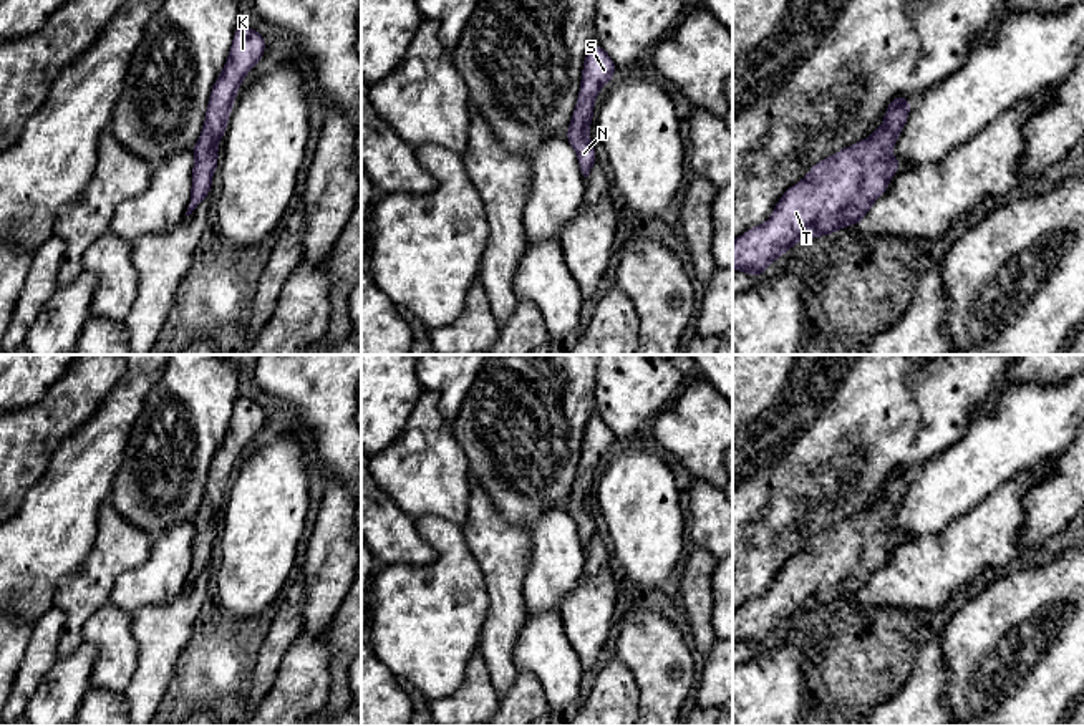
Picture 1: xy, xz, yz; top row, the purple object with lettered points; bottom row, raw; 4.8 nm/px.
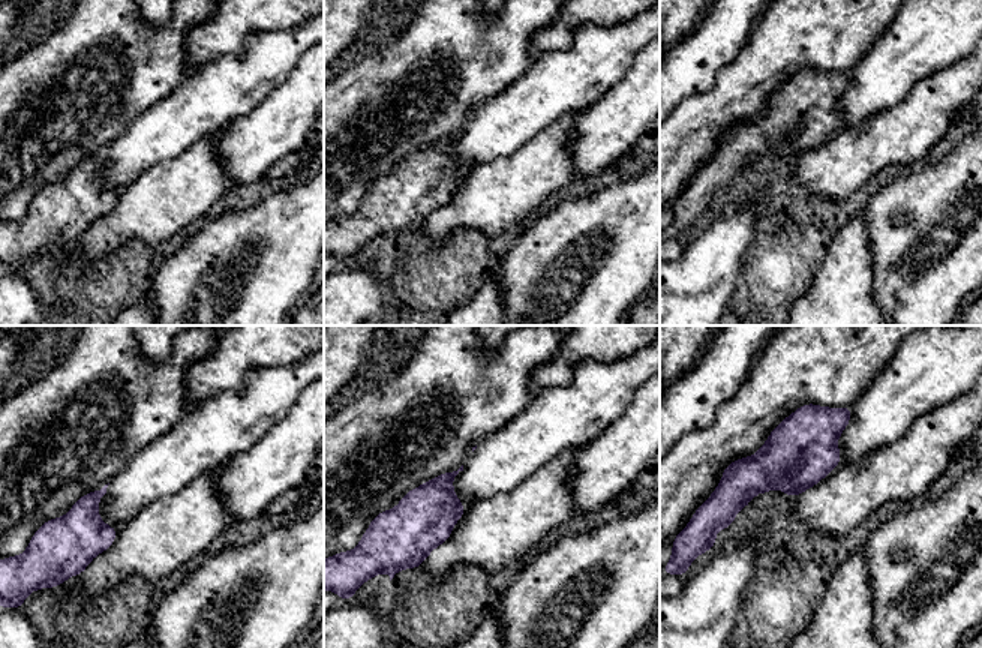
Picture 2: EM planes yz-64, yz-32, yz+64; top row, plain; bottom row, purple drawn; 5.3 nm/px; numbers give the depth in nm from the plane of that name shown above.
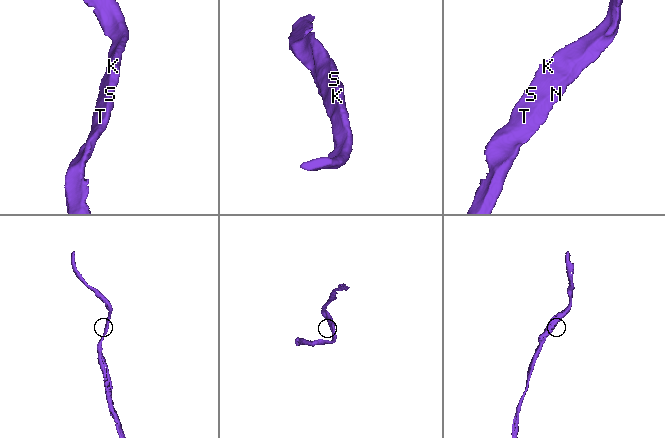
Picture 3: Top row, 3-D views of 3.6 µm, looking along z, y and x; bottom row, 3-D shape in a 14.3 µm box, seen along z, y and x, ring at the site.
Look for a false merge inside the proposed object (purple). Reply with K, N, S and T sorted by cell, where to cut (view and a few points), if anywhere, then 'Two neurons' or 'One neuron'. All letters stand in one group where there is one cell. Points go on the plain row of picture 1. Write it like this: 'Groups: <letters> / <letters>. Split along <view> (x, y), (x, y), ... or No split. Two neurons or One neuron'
Groups: K N S T. No split. One neuron

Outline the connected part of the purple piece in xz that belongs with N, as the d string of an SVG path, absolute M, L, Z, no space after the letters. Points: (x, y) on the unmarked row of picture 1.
M593 414L583 433L580 464L565 506L577 524L583 549L587 549L597 535L597 524L588 507L588 497L593 491L593 472L602 457L607 453L615 451L615 439L608 424L598 414Z

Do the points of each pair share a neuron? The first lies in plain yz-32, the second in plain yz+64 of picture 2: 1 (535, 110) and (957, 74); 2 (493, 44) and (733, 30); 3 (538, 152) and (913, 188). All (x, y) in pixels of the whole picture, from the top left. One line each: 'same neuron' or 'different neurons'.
1: different neurons
2: different neurons
3: different neurons

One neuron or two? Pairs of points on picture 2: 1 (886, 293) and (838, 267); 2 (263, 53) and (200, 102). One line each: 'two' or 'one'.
1: two
2: one

